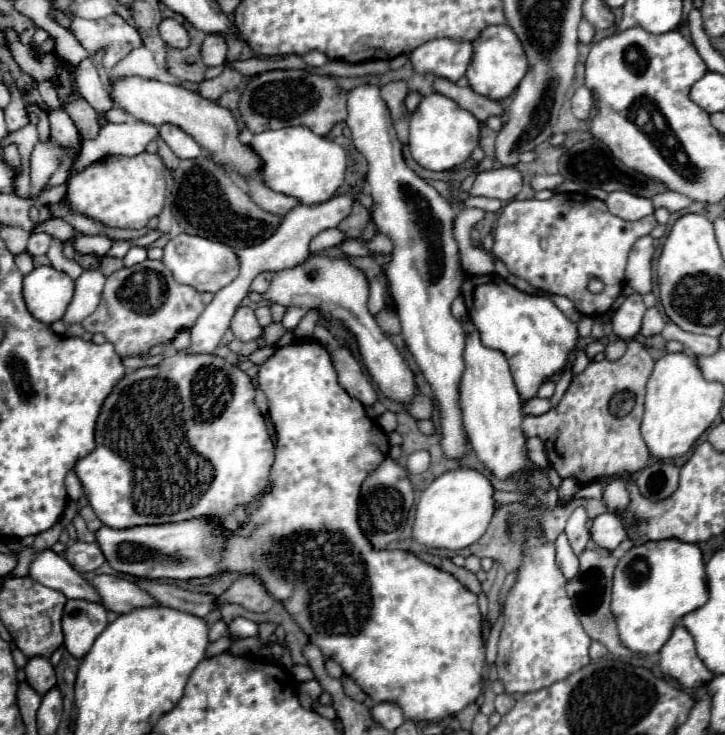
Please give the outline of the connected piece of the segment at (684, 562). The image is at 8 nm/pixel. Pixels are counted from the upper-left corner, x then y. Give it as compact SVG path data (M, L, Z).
M663 539L663 541L645 541L629 549L617 563L613 575L613 599L611 599L611 613L619 631L621 645L627 647L631 653L637 655L653 655L657 653L665 641L669 639L673 627L683 619L683 615L699 609L709 599L707 579L705 579L705 565L697 545L679 543L677 539Z

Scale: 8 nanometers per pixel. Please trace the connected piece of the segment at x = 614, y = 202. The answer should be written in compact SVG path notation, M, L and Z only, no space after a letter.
M625 191L609 193L605 203L613 215L625 221L639 221L655 211L651 199L639 199L637 195L627 195Z

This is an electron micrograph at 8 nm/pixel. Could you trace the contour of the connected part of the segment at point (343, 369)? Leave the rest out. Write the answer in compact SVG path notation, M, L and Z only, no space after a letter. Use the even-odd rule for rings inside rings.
M317 325L315 327L315 333L313 333L313 339L317 343L321 343L327 353L331 355L331 361L333 361L333 367L337 371L337 377L339 377L339 385L351 395L355 397L357 401L361 401L365 407L373 405L377 401L377 391L373 389L373 385L369 383L369 379L365 377L359 361L351 355L351 351L343 345L339 345L335 341L335 337L327 331L325 325Z

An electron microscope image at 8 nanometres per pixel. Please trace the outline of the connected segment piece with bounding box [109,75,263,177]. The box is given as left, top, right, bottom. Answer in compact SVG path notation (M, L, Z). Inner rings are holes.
M137 75L113 79L111 87L109 87L109 95L125 113L133 115L135 119L151 123L155 127L161 127L163 123L179 125L203 149L207 149L217 163L227 163L235 173L257 177L263 163L251 151L249 145L243 145L239 141L239 127L237 127L233 115L225 107L219 107L219 105L211 103L209 99L205 99L205 97L197 95L195 91L189 91L181 85L145 79L145 77L137 77Z

